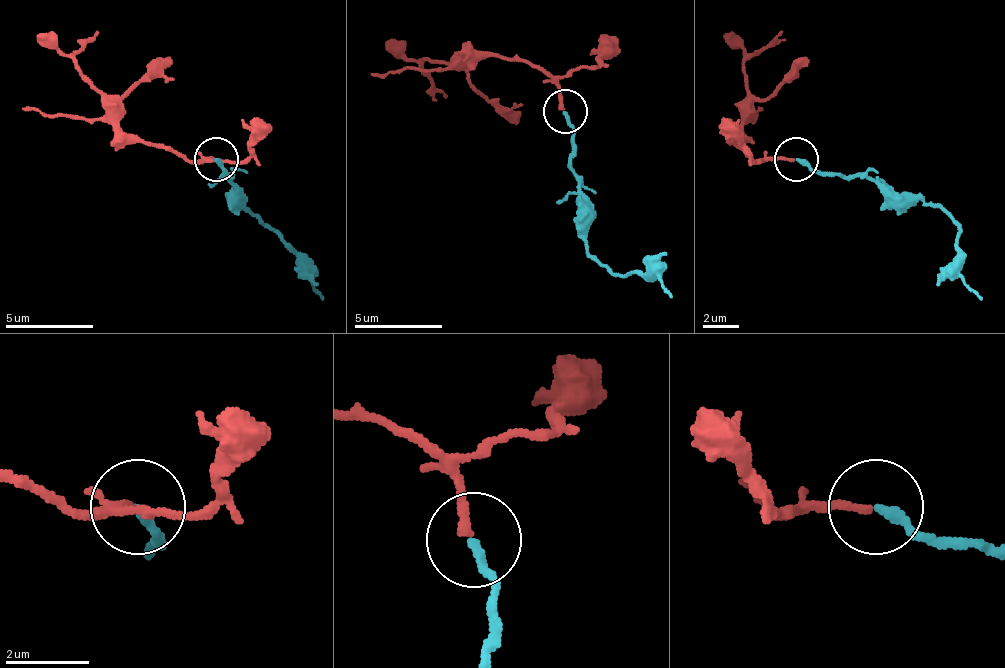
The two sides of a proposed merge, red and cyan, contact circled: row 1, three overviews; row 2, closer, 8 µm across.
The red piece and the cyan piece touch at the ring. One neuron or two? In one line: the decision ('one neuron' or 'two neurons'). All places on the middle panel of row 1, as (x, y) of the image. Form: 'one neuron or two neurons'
one neuron

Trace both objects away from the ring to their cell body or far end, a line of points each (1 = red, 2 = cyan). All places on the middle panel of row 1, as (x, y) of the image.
1: (566, 108), (539, 68), (482, 55), (464, 55), (455, 64), (424, 64), (424, 77), (446, 99)
2: (566, 112), (575, 130), (570, 170), (579, 183), (579, 236), (614, 272), (650, 272), (672, 298)

